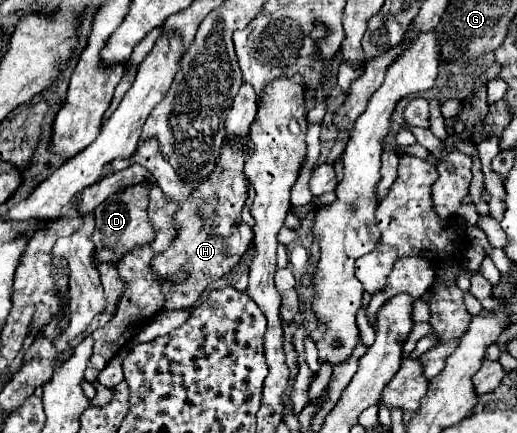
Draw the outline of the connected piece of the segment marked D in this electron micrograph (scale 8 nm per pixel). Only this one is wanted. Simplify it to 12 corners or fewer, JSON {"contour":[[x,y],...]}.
{"contour":[[149,180],[95,208],[95,262],[153,240]]}

